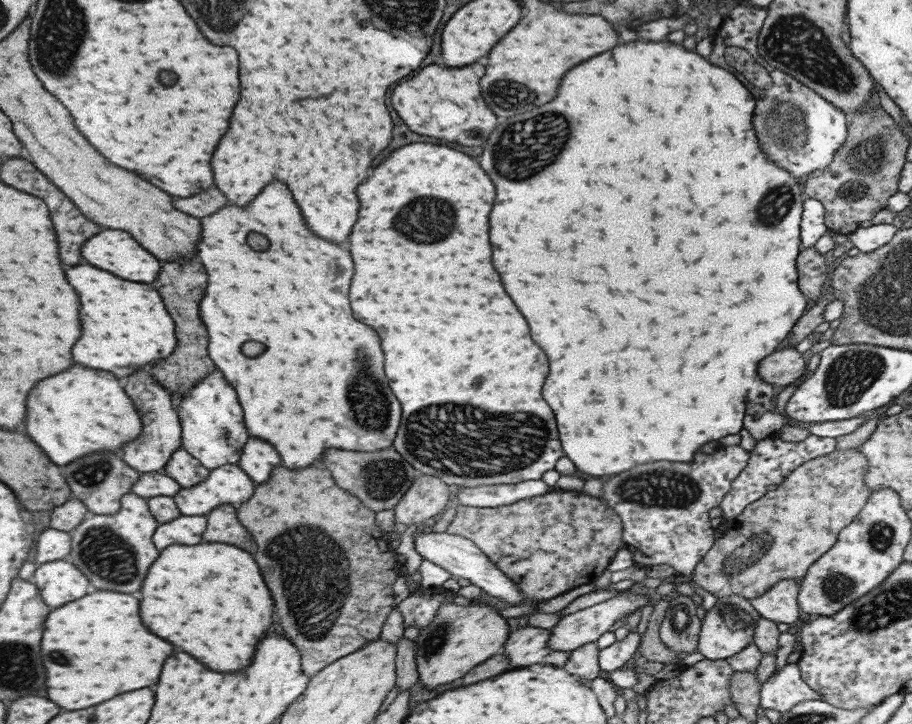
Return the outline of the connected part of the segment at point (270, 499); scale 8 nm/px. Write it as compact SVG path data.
M278 466L272 470L272 478L266 480L266 484L256 484L256 492L246 500L244 504L237 506L237 517L242 526L248 528L248 532L254 536L258 544L258 552L254 554L254 560L260 564L260 572L274 596L276 602L276 614L280 618L280 626L286 632L288 640L300 650L302 671L308 676L314 676L332 662L348 656L352 652L362 648L368 642L374 642L381 638L381 630L386 618L394 608L394 582L401 574L401 565L396 559L396 552L387 543L387 533L381 531L376 525L375 512L370 510L360 499L349 492L342 492L330 476L328 470L320 468L304 468L304 470L288 470L284 466Z

